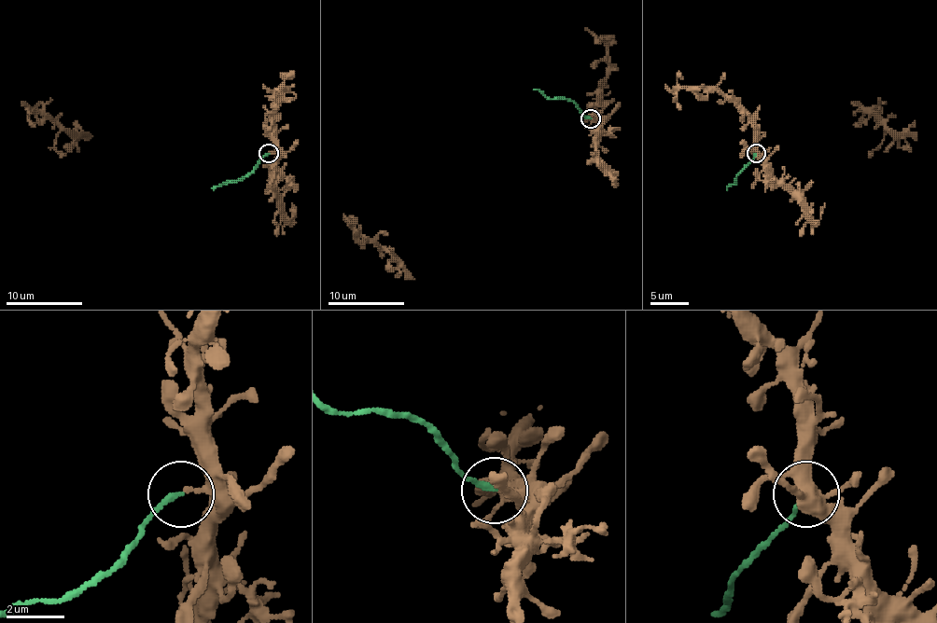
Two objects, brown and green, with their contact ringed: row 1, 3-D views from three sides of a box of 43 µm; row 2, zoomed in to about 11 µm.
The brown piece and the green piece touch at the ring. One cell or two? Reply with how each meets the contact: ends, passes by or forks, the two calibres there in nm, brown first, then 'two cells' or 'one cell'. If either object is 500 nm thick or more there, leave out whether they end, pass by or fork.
brown ends; green ends; calibres 200 and 200 nm; two cells

